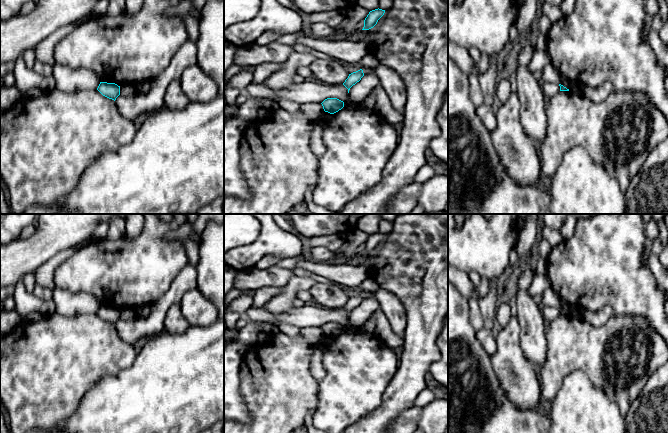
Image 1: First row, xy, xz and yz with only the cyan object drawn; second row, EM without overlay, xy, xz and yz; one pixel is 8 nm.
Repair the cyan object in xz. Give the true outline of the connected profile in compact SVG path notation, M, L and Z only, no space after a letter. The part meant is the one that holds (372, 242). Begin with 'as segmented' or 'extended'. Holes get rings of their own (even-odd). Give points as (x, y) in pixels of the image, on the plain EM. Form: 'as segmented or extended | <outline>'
as segmented | M379 232L370 235L364 244L364 251L362 254L369 254L373 252L377 248L378 244L384 239L384 237L385 234Z

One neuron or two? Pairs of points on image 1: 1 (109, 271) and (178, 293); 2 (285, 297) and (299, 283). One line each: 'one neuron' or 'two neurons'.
1: two neurons
2: one neuron

